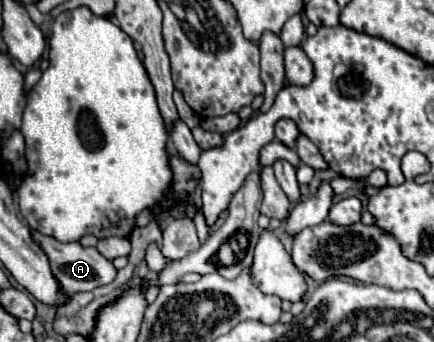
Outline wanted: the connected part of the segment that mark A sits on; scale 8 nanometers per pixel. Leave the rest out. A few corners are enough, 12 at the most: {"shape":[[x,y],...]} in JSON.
{"shape":[[31,231],[61,293],[91,291],[117,269],[95,247]]}

